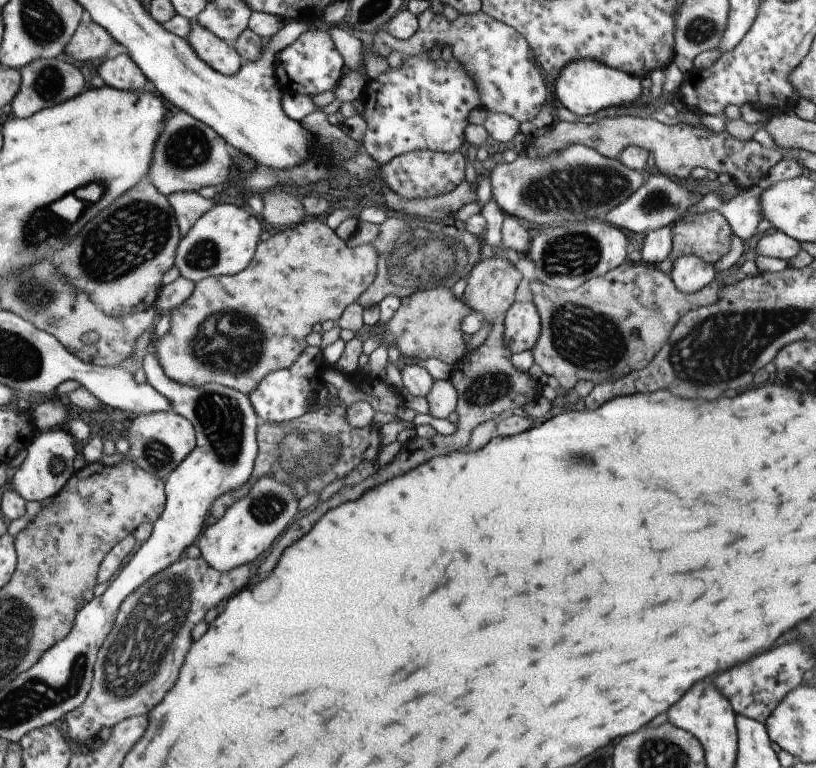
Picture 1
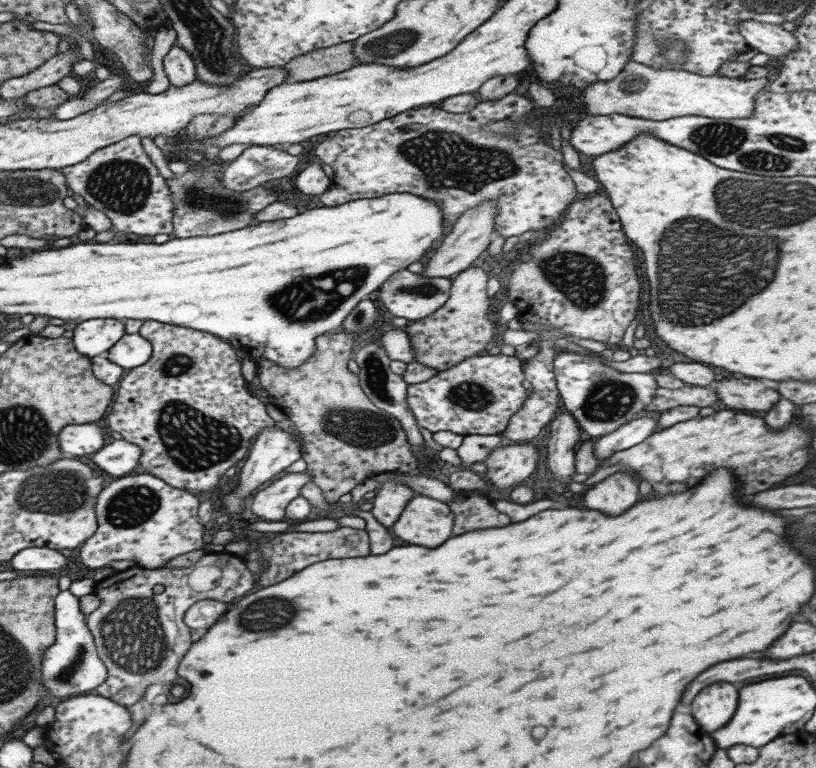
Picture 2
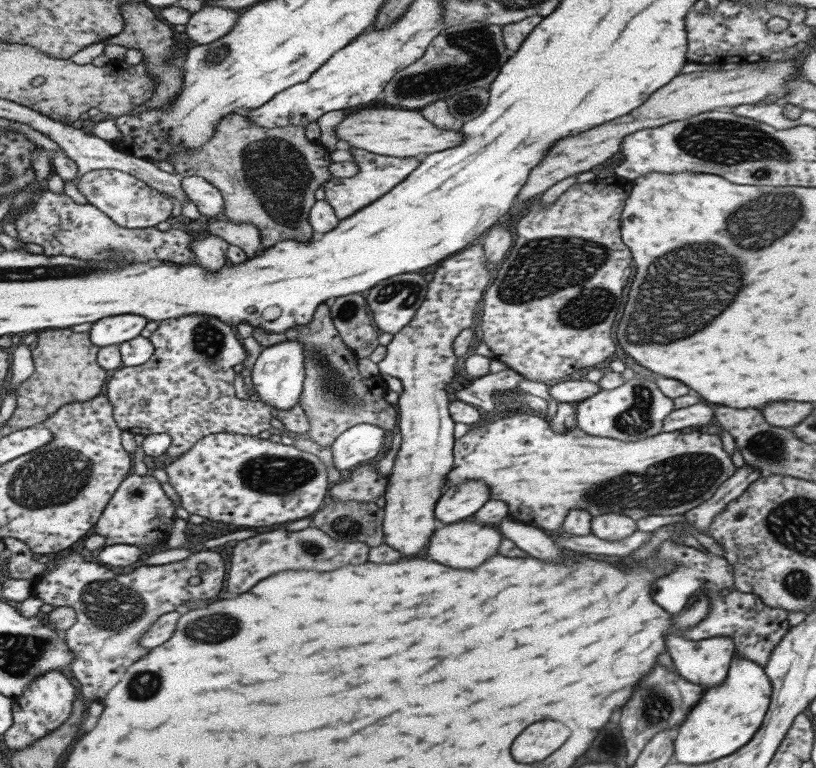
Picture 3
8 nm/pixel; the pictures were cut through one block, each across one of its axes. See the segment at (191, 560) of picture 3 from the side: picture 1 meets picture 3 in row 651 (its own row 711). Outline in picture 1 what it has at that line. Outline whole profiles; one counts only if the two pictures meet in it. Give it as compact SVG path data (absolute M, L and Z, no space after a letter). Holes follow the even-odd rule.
M202 556L197 558L182 558L168 568L148 578L144 584L136 588L130 596L126 596L120 604L118 614L108 638L98 651L94 663L94 680L92 690L84 704L80 704L76 710L66 714L67 739L84 744L88 738L99 735L103 729L111 729L118 722L134 718L134 716L146 715L154 706L164 698L164 695L174 684L179 676L180 668L184 664L186 654L189 654L192 646L192 630L201 620L204 620L206 612L217 606L222 600L234 596L251 582L252 572L248 564L242 564L238 568L232 568L230 572L220 572L204 560Z

